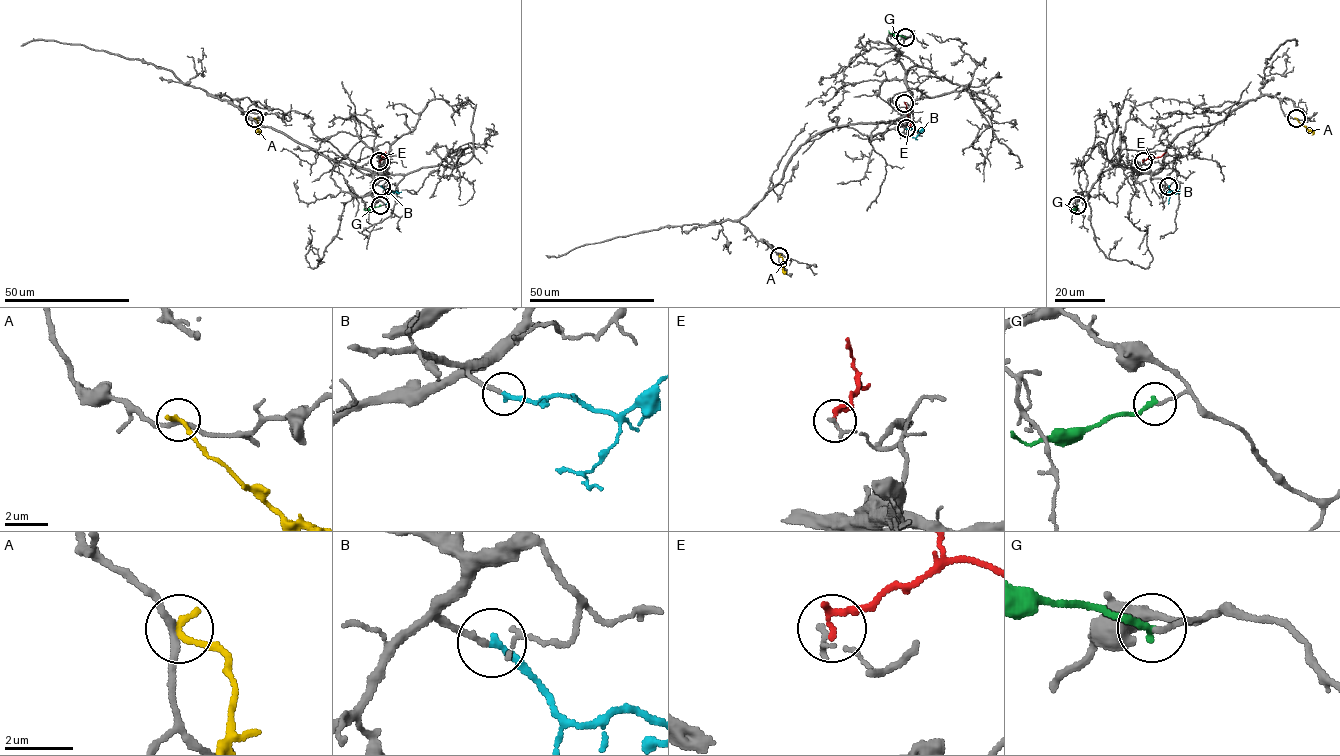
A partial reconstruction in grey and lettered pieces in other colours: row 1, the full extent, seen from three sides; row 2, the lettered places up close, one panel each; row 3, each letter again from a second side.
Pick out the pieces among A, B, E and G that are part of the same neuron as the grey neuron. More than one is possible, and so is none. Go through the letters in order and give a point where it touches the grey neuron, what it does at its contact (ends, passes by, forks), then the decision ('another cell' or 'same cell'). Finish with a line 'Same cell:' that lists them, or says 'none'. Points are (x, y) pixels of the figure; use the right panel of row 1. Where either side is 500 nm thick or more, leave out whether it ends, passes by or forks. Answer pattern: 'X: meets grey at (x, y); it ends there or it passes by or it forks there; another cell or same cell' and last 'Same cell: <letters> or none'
A: meets grey at (1296, 118); it ends there; another cell
B: meets grey at (1168, 186); it ends there; same cell
E: meets grey at (1143, 161); it ends there; another cell
G: meets grey at (1077, 205); it ends there; another cell
Same cell: B

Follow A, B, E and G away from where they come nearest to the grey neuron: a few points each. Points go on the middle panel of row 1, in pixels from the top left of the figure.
A: (779, 256), (783, 260), (782, 272), (784, 274), (785, 272)
B: (905, 128), (919, 132), (916, 137), (912, 137)
E: (904, 103), (910, 126)
G: (905, 37), (888, 30)

